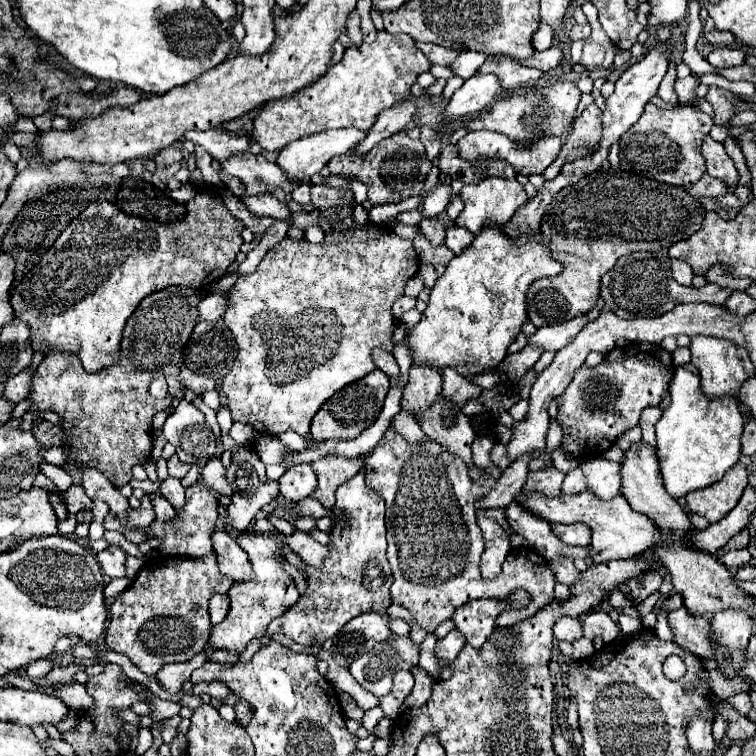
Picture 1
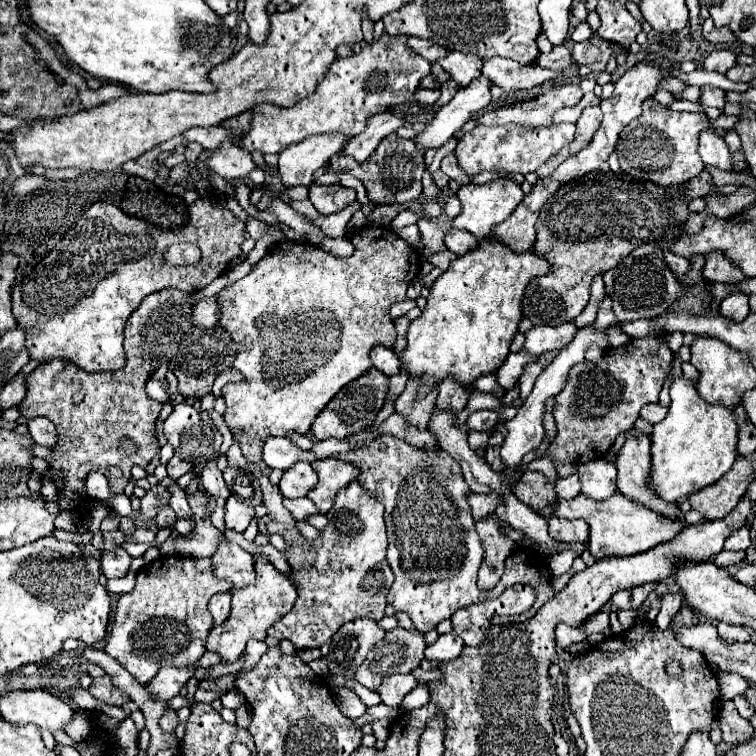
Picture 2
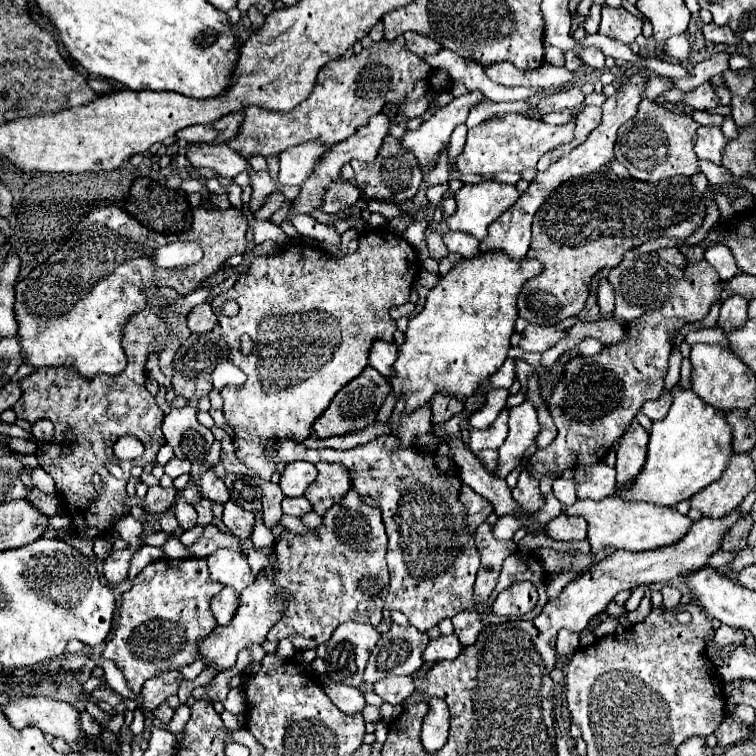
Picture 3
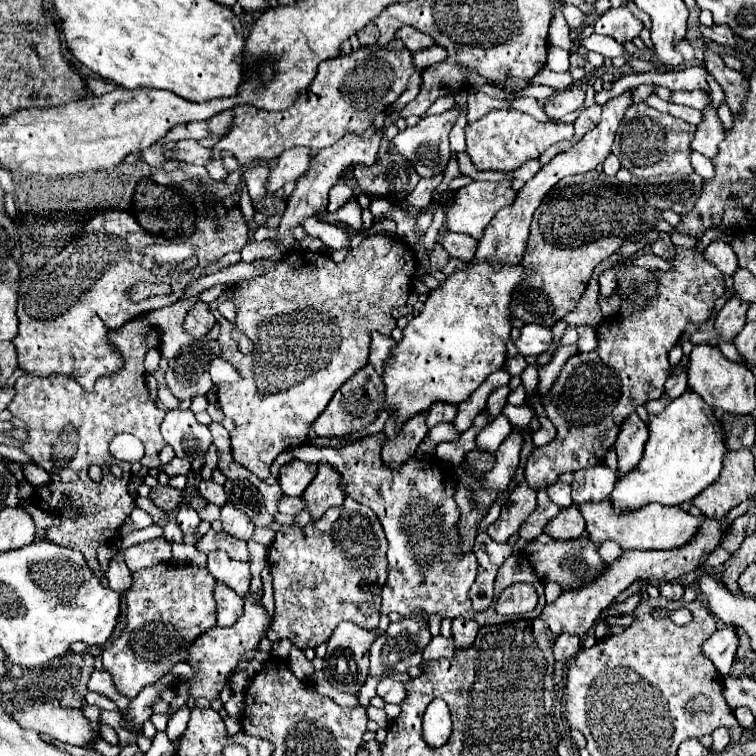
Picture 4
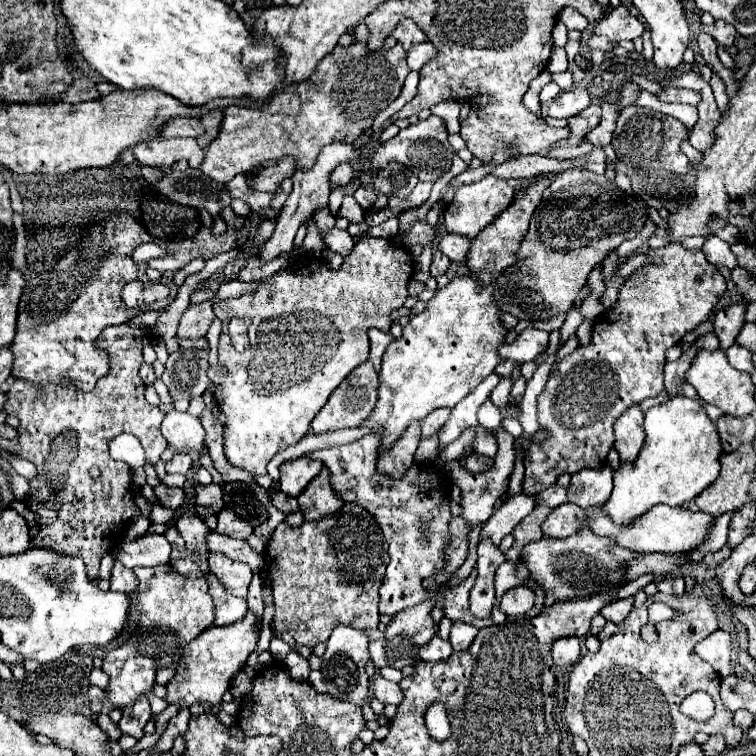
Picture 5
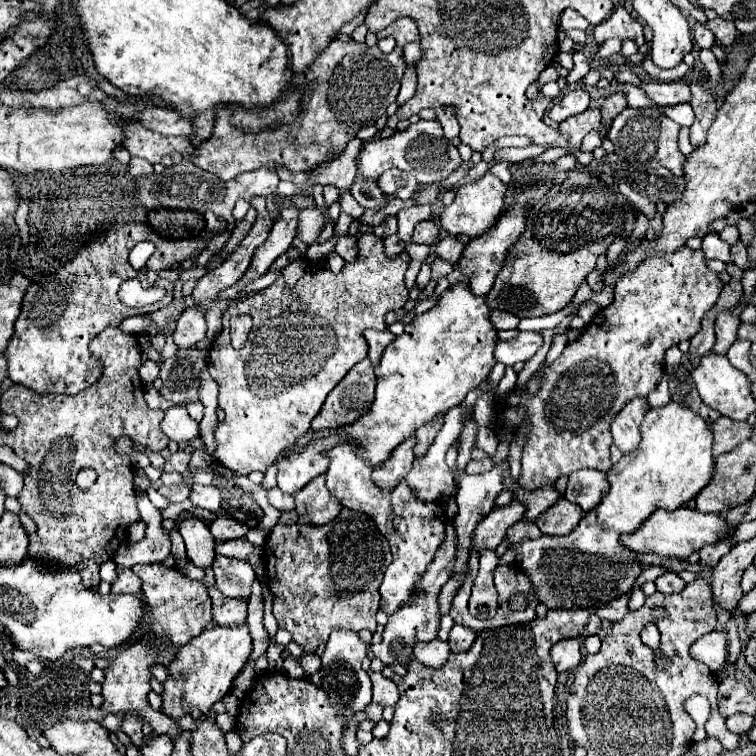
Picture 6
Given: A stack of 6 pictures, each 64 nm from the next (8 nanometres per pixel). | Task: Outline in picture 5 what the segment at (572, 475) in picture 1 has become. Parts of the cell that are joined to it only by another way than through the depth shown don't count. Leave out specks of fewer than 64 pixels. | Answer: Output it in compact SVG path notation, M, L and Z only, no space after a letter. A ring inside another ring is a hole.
M552 484L550 488L546 488L546 490L538 492L538 494L534 496L534 500L536 500L536 504L540 504L540 502L542 502L544 506L556 508L558 504L568 502L568 494L566 494L566 488L564 488L564 486L560 486L560 484Z

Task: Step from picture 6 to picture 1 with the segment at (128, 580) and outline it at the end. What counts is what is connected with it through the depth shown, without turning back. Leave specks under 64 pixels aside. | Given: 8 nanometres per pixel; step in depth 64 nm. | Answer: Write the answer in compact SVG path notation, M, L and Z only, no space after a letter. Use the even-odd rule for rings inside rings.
M108 546L106 550L98 552L96 556L98 556L98 562L100 562L104 574L108 574L110 578L122 578L122 576L126 576L126 566L124 566L126 552L122 548Z

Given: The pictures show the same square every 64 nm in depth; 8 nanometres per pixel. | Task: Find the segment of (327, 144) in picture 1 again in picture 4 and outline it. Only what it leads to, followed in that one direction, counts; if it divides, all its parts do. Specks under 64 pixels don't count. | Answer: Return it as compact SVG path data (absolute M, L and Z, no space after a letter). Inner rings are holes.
M308 148L284 150L276 166L270 170L266 178L266 190L272 194L272 192L278 192L286 182L296 182L296 178L308 168L308 164L310 164Z

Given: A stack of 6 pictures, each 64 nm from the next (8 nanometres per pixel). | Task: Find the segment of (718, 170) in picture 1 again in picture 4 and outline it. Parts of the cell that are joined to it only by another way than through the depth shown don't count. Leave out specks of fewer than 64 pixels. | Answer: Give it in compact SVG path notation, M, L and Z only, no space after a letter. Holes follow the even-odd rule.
M712 102L702 110L702 114L704 114L704 120L696 126L694 140L690 146L696 152L704 154L706 158L712 158L712 156L716 156L716 148L718 148L720 140L724 140L724 126L722 126Z

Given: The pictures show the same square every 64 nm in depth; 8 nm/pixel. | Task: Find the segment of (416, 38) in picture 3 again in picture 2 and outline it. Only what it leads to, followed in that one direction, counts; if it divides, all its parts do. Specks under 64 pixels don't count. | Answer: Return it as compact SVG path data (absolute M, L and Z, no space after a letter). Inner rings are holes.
M408 36L408 46L418 52L422 58L426 58L428 62L434 62L438 58L444 58L448 54L446 48L434 44L432 40L422 40L422 38L416 38L416 36Z

